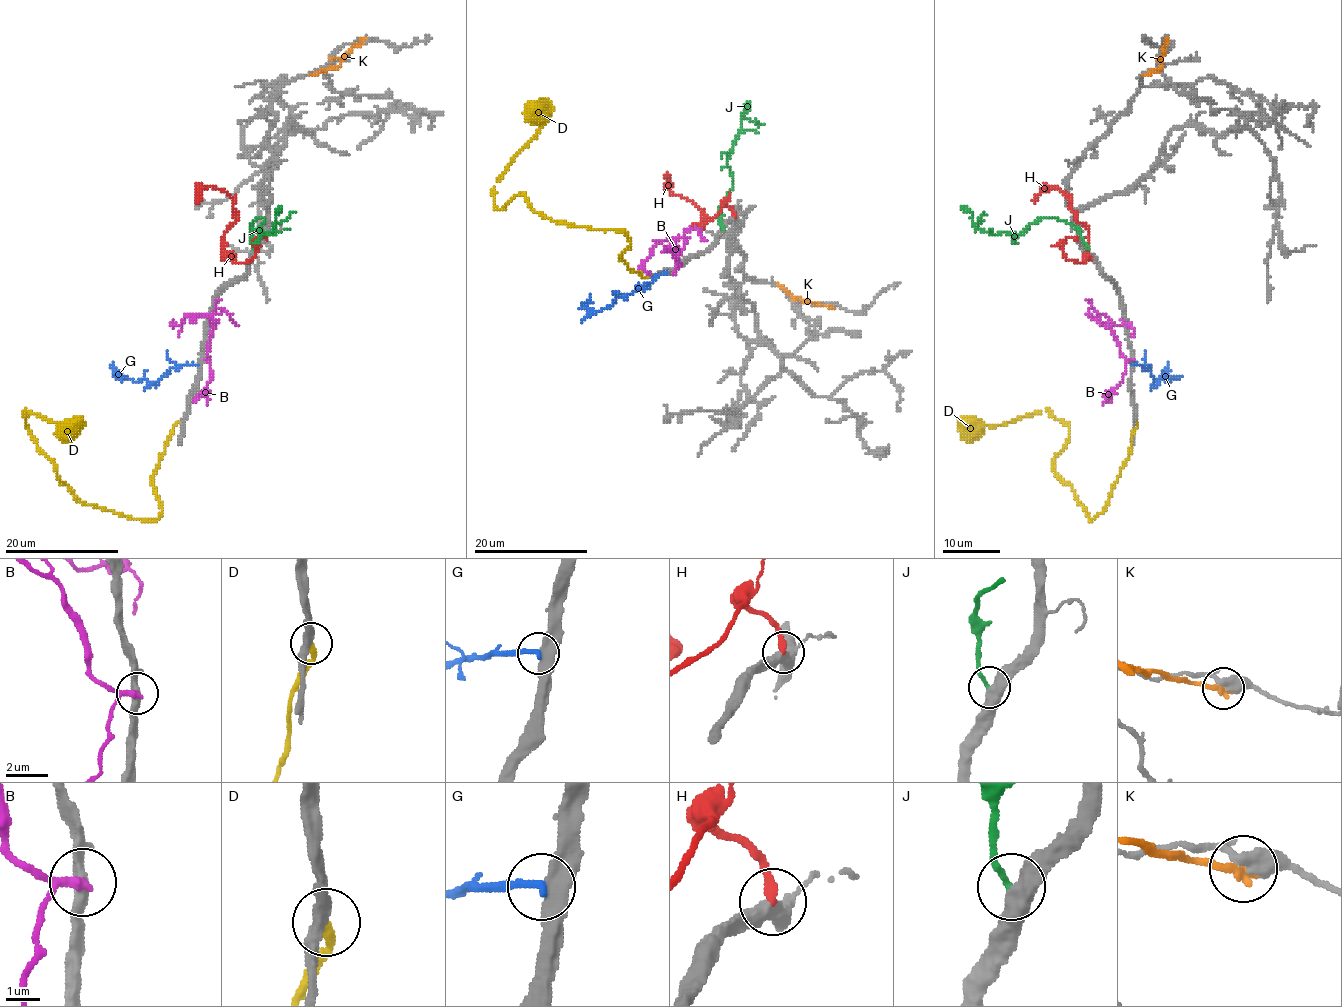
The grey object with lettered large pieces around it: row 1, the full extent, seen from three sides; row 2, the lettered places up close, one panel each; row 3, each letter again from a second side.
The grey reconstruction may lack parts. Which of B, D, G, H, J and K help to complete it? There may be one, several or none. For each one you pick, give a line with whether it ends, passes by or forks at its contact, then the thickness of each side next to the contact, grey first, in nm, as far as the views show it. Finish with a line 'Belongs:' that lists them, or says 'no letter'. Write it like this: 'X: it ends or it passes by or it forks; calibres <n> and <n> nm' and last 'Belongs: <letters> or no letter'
D: it ends; calibres 280 and 200 nm
Belongs: D

